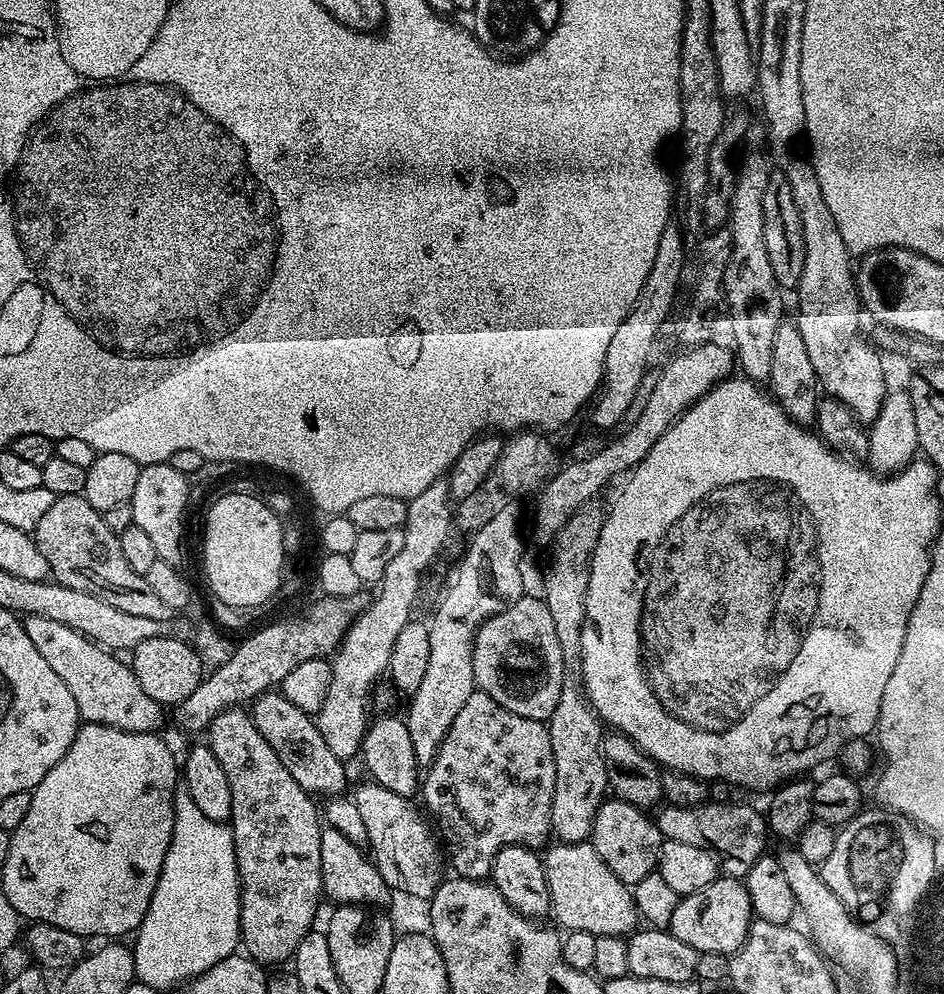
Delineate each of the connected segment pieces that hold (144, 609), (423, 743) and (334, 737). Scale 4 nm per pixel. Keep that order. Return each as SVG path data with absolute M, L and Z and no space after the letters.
M84 495L57 496L54 506L46 510L46 515L38 522L34 533L38 550L49 563L51 579L55 583L94 594L126 614L139 614L142 618L172 620L174 609L166 606L158 594L154 594L150 582L142 574L134 574L134 569L126 563L122 555L120 537L106 526L103 515Z
M519 501L503 507L490 522L471 535L468 549L456 568L456 577L452 585L444 592L440 605L436 608L432 620L427 621L430 634L430 659L426 665L426 675L422 677L422 683L418 690L411 693L408 704L408 716L406 723L410 730L410 742L414 742L414 758L416 763L427 766L434 762L434 758L440 749L440 743L446 738L450 726L454 726L454 718L462 711L462 706L470 699L470 694L477 691L474 678L474 654L475 636L480 625L489 616L498 615L511 604L518 602L526 595L524 589L524 568L520 563L524 560L524 540L520 526L522 524L522 510Z
M447 479L430 482L422 494L407 501L407 506L402 547L386 566L378 586L378 596L353 620L331 657L330 690L326 692L326 702L322 702L319 712L314 716L326 746L330 746L336 757L345 762L351 761L351 756L355 752L357 755L364 747L364 733L370 723L368 703L372 700L372 691L380 675L388 672L388 663L394 654L394 642L399 631L413 619L412 606L420 588L421 573L447 542L448 535L454 532L454 501L448 491Z

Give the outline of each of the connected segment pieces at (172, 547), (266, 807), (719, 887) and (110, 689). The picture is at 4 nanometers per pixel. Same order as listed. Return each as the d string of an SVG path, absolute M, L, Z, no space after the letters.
M167 464L143 465L134 486L131 504L133 508L132 523L142 526L146 534L154 541L154 550L159 559L167 564L181 565L184 548L184 520L188 512L189 477L178 474L174 466Z
M243 707L227 708L206 729L206 743L214 750L215 757L226 770L230 781L232 818L230 827L234 838L236 861L240 871L240 938L247 955L259 964L271 966L283 960L291 961L298 950L298 942L313 931L316 911L322 901L322 816L313 797L298 782L294 782L290 770L282 766L278 754L262 738L258 726Z
M721 875L710 886L689 896L681 896L674 910L670 931L698 953L713 952L731 957L746 942L752 929L752 903L743 879Z
M29 615L23 621L23 626L26 634L30 634L30 642L34 642L38 654L42 654L42 658L50 662L54 674L66 682L66 690L70 690L74 697L81 721L105 724L127 732L156 732L159 729L165 709L154 698L150 698L146 690L142 690L142 682L138 682L125 661L124 664L120 661L123 659L119 655L100 647L78 630L62 622L54 622L54 618Z

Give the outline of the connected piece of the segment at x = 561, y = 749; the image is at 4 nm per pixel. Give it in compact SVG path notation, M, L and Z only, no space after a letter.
M600 502L584 504L579 508L556 535L550 548L552 565L544 576L542 599L554 618L555 633L558 634L558 645L562 648L564 659L561 694L552 716L546 721L550 746L554 750L552 830L561 844L583 844L591 837L594 818L609 791L600 732L602 721L596 709L588 703L582 683L582 626L586 615L586 590L590 582L592 555L602 534L605 517L605 505L600 505Z

